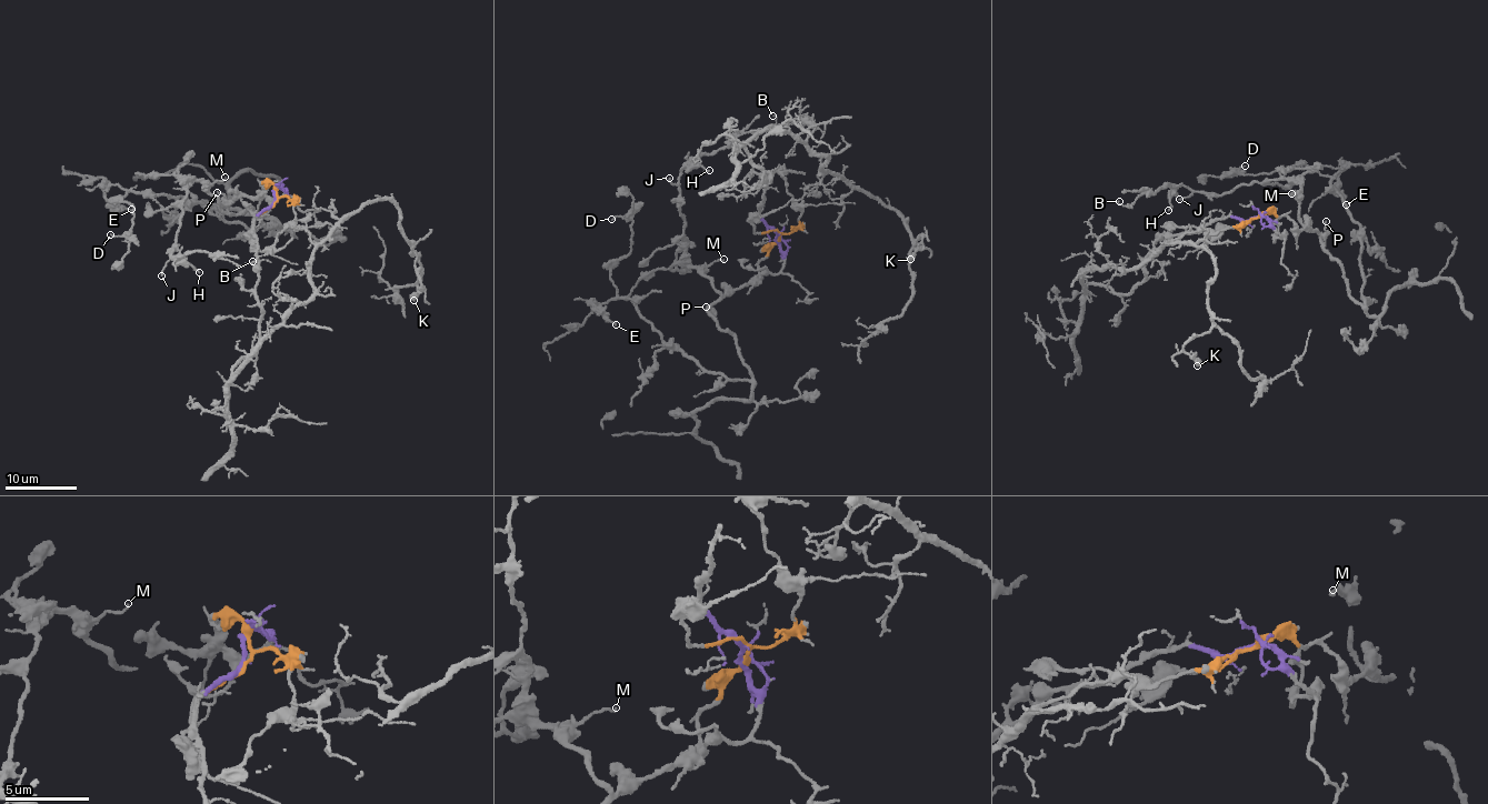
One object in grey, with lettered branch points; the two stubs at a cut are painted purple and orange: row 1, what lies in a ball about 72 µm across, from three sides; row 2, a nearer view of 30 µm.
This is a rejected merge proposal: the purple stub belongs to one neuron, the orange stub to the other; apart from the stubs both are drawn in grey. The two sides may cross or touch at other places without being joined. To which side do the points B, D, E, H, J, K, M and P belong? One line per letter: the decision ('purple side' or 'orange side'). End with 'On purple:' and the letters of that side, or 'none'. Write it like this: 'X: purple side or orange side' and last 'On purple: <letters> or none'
B: orange side
D: orange side
E: orange side
H: orange side
J: orange side
K: purple side
M: orange side
P: orange side
On purple: K

